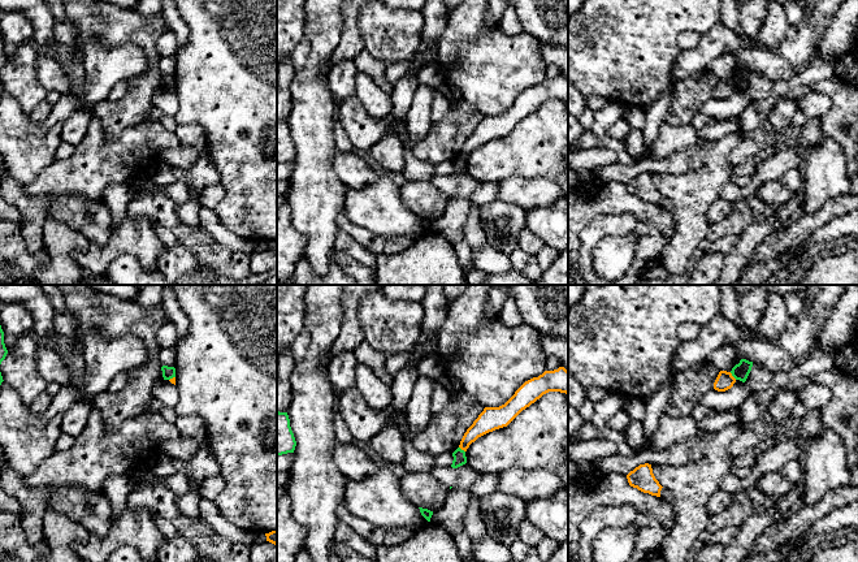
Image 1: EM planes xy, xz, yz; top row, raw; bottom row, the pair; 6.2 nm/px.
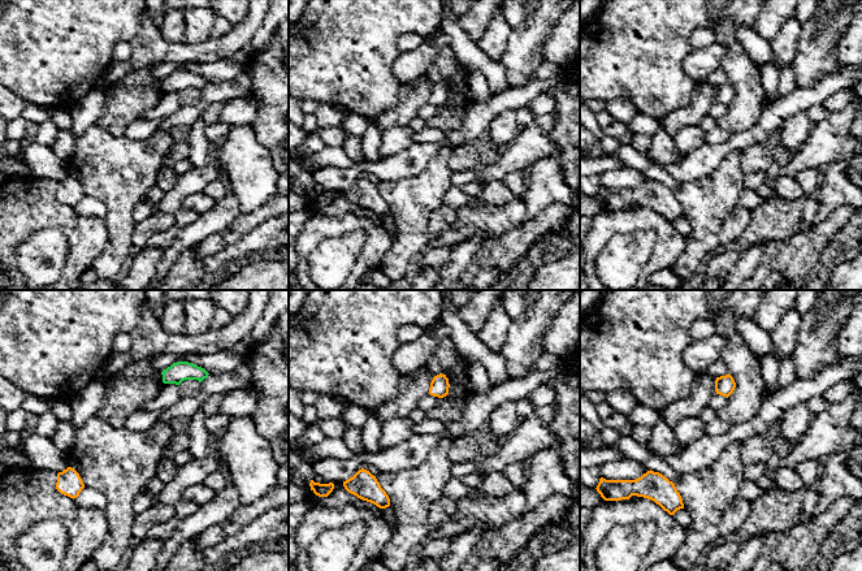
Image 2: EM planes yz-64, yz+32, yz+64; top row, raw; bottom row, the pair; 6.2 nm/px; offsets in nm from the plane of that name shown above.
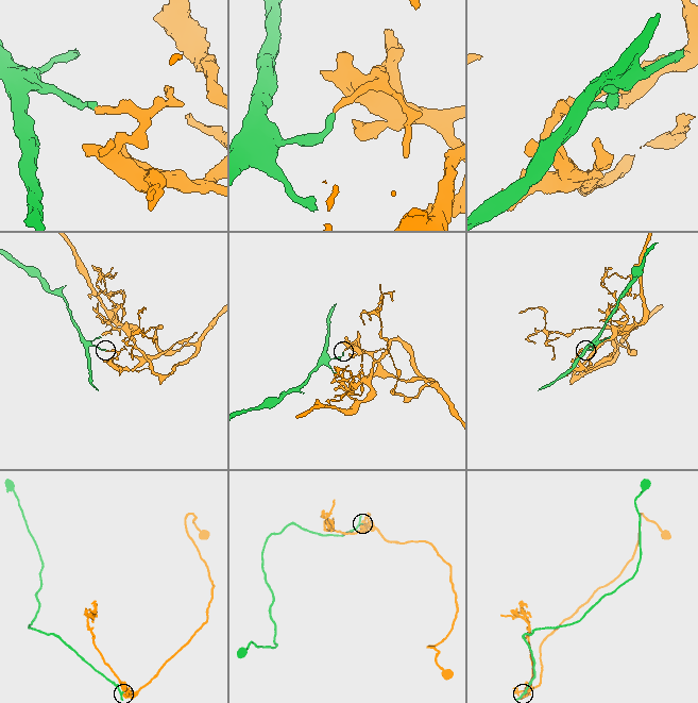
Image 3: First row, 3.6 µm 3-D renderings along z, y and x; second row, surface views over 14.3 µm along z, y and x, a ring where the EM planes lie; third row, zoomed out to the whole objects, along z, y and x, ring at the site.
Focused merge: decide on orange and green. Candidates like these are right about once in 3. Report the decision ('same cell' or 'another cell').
another cell

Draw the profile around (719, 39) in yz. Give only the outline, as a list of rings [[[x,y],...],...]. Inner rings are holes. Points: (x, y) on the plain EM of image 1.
[[[718,21],[693,49],[682,49],[675,61],[673,75],[684,81],[702,70],[707,70],[712,60],[725,53],[737,56],[745,47],[755,43],[755,38],[736,35],[722,21]]]

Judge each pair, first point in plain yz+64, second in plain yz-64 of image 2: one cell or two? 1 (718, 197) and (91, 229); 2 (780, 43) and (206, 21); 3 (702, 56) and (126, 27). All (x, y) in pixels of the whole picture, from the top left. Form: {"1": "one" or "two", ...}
{"1": "two", "2": "one", "3": "two"}

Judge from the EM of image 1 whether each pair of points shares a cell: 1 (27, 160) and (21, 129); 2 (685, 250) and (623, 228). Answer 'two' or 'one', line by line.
1: one
2: two

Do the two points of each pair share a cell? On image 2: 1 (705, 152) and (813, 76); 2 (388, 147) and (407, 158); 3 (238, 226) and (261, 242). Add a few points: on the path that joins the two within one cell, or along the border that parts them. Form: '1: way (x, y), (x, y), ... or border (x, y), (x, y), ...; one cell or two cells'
1: border (828, 76), (810, 87), (798, 87); two cells
2: border (415, 142), (381, 160); two cells
3: border (273, 216), (255, 225), (238, 241); two cells

